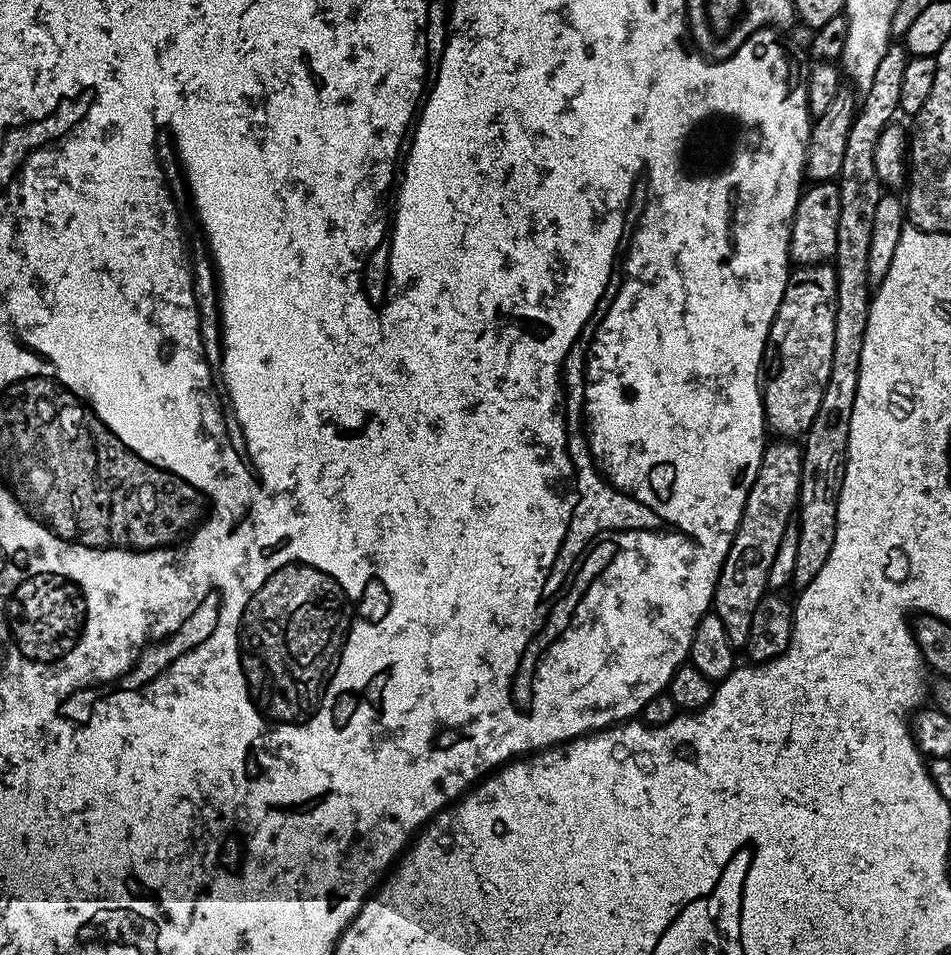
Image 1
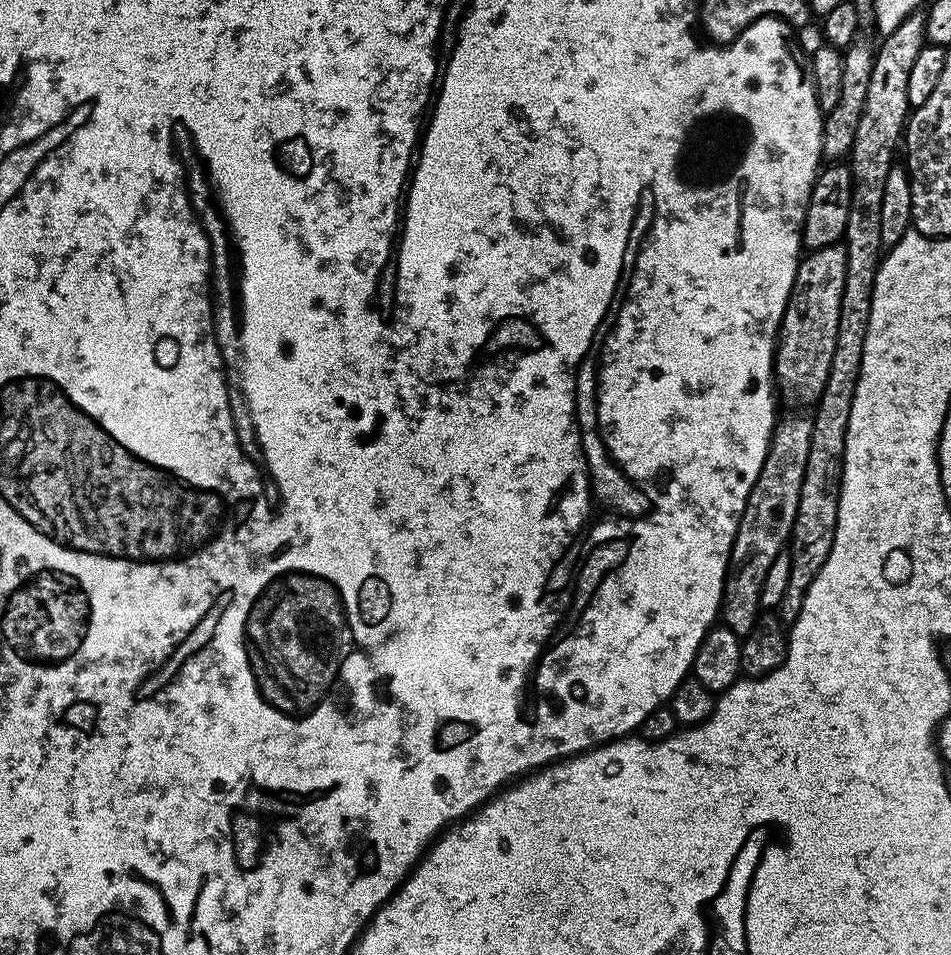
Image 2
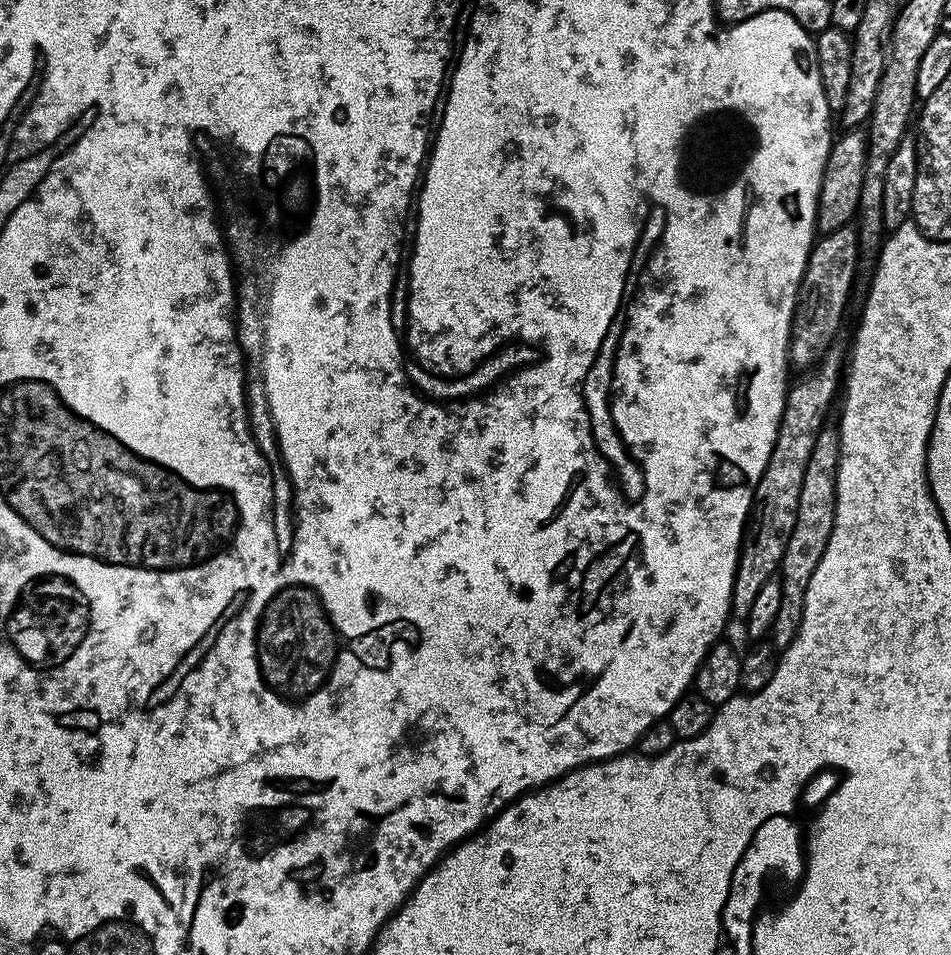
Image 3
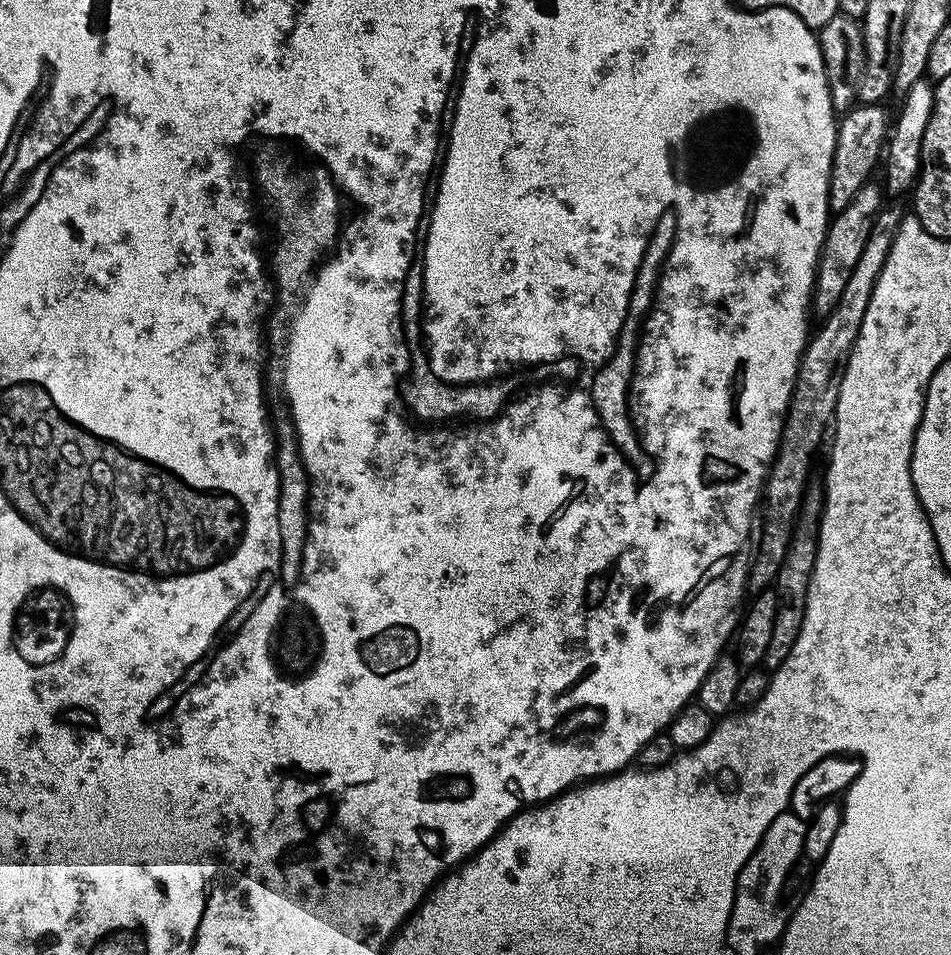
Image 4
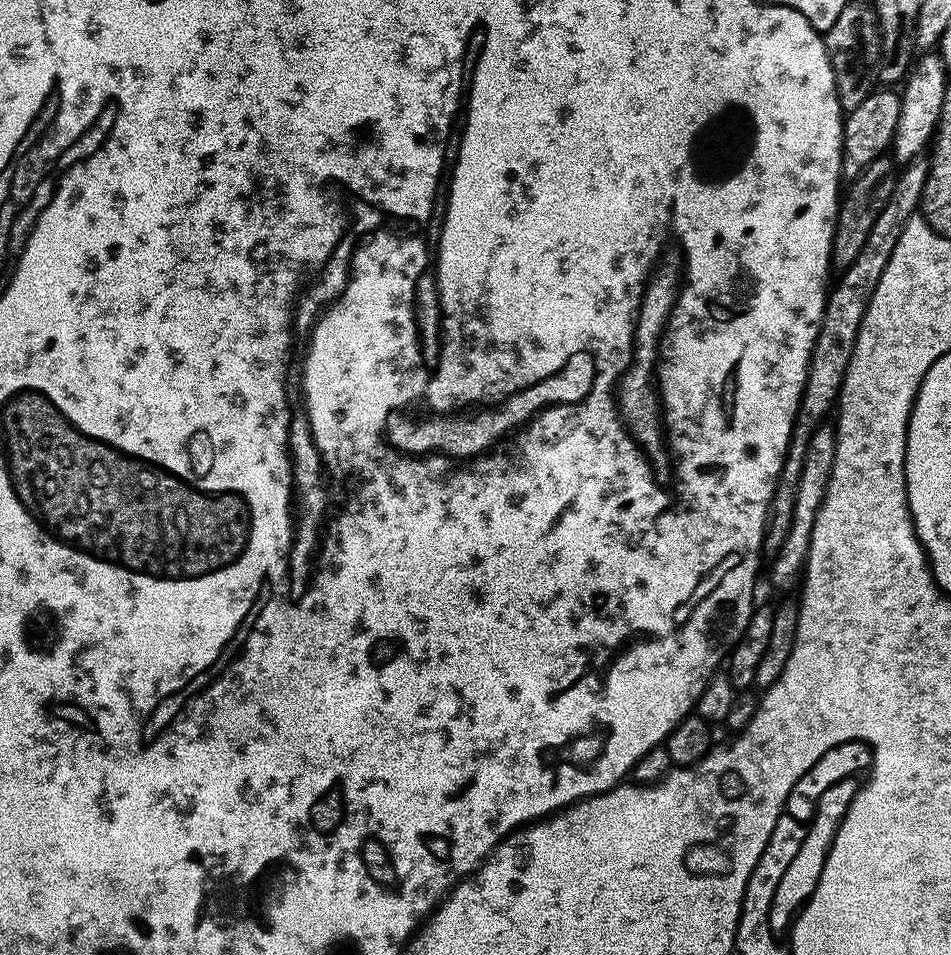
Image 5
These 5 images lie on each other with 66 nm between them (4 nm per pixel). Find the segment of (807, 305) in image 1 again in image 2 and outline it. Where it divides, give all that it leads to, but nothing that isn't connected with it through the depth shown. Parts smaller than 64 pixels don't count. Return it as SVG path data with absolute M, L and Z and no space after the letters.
M843 243L813 248L801 259L794 286L780 323L774 357L774 388L779 399L796 410L815 405L830 374L838 314L842 310L842 286L846 286L846 250Z

